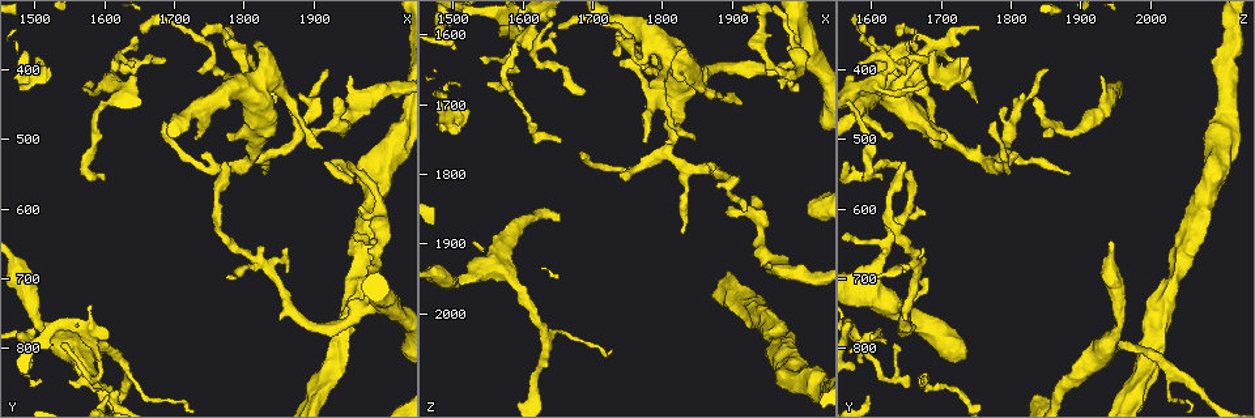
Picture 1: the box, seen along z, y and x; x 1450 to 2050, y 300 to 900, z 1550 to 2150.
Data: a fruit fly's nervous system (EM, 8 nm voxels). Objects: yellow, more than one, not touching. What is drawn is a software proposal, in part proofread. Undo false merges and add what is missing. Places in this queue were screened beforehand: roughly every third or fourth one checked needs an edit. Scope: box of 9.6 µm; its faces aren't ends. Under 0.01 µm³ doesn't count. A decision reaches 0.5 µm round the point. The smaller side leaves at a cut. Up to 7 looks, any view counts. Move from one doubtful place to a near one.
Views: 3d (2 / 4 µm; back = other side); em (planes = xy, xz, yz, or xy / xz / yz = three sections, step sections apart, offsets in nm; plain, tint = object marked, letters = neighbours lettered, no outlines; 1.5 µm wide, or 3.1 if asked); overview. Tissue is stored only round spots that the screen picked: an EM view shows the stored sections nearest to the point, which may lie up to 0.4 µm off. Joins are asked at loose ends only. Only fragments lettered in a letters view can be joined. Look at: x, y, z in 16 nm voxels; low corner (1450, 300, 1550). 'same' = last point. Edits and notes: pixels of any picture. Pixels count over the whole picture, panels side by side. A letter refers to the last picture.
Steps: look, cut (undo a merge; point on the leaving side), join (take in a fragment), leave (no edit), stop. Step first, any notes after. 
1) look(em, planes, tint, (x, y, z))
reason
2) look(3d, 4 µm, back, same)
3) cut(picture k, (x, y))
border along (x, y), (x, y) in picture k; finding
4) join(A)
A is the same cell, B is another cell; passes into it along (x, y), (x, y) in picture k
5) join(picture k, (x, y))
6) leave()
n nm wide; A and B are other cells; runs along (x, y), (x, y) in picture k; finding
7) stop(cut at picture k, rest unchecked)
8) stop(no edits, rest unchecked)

look(em, xy, step 8, tint, (1505, 765, 1955))

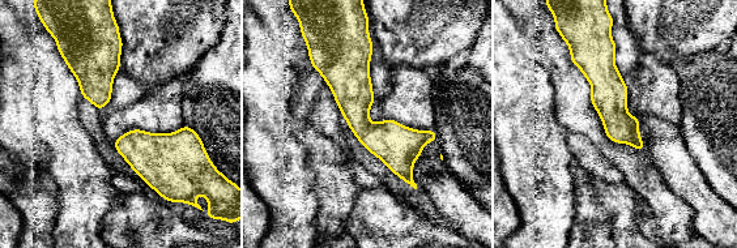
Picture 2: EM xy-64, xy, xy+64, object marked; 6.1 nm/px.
look(em, planes, tint, same)

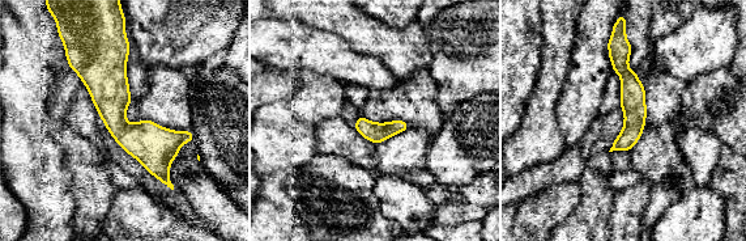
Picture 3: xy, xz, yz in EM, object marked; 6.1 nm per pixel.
look(em, planes, letters, same)
see the neighbours

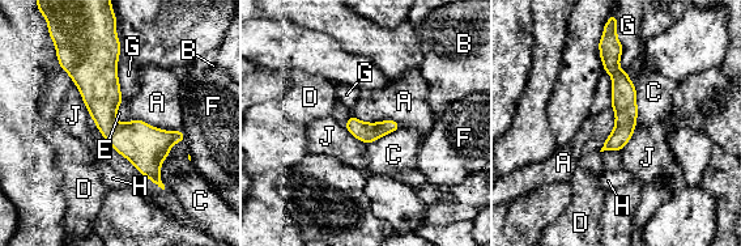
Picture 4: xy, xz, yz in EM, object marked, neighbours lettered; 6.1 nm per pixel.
leave()
A, B, C, D, E, F, G, H and J are other cells; runs along (109, 46), (105, 119), (157, 179) in picture 4; one neuron here

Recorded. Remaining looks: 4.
look(em, xz, step 8, tint, (1740, 525, 1805))
branch stops here

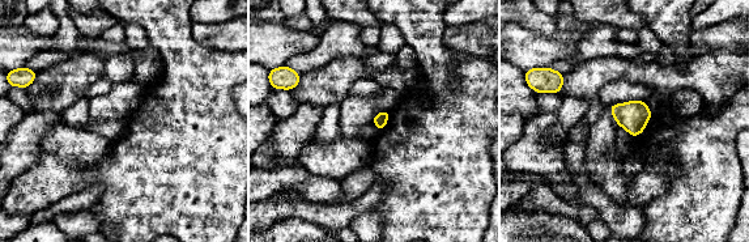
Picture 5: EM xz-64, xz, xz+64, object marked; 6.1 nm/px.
look(em, planes, letters, same)
cut it another way

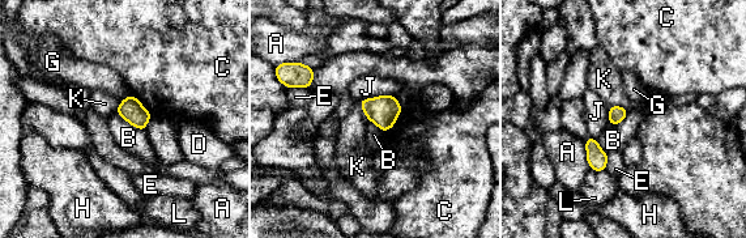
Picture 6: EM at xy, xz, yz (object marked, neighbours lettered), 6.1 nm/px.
leave()
J touches over 220 nm; A, B, C, D, E, G, H, J, K and L are other cells; border along (115, 111), (131, 124), (144, 131) in picture 6; none of them fits

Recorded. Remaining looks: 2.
look(em, planes, letters, (1610, 420, 1605))
abrupt turn

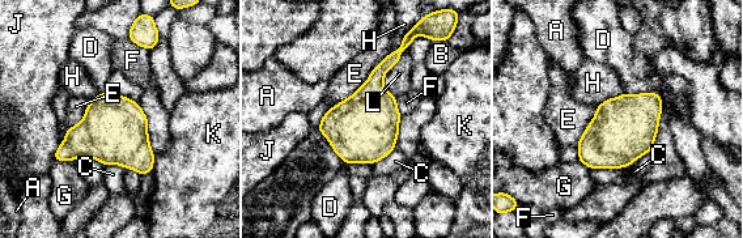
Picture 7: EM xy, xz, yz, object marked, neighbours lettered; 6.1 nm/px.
leave()
A, B, C, D, E, F, G, H, J, K and L are other cells; border along (389, 54), (362, 84), (330, 109) in picture 7; all the same neuron

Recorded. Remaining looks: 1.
stop(no edits, rest unchecked)

